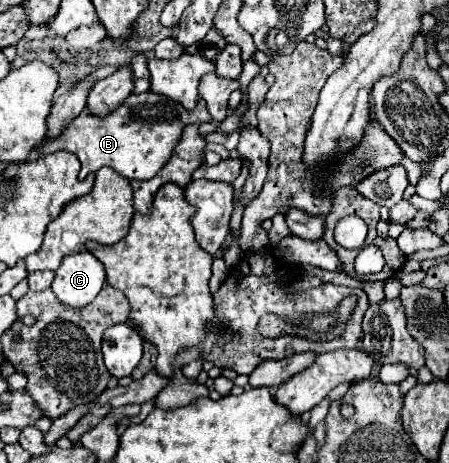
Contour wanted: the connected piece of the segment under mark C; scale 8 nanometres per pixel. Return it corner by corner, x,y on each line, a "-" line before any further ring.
89,251
67,255
55,271
51,285
59,301
71,307
89,305
105,283
105,269

